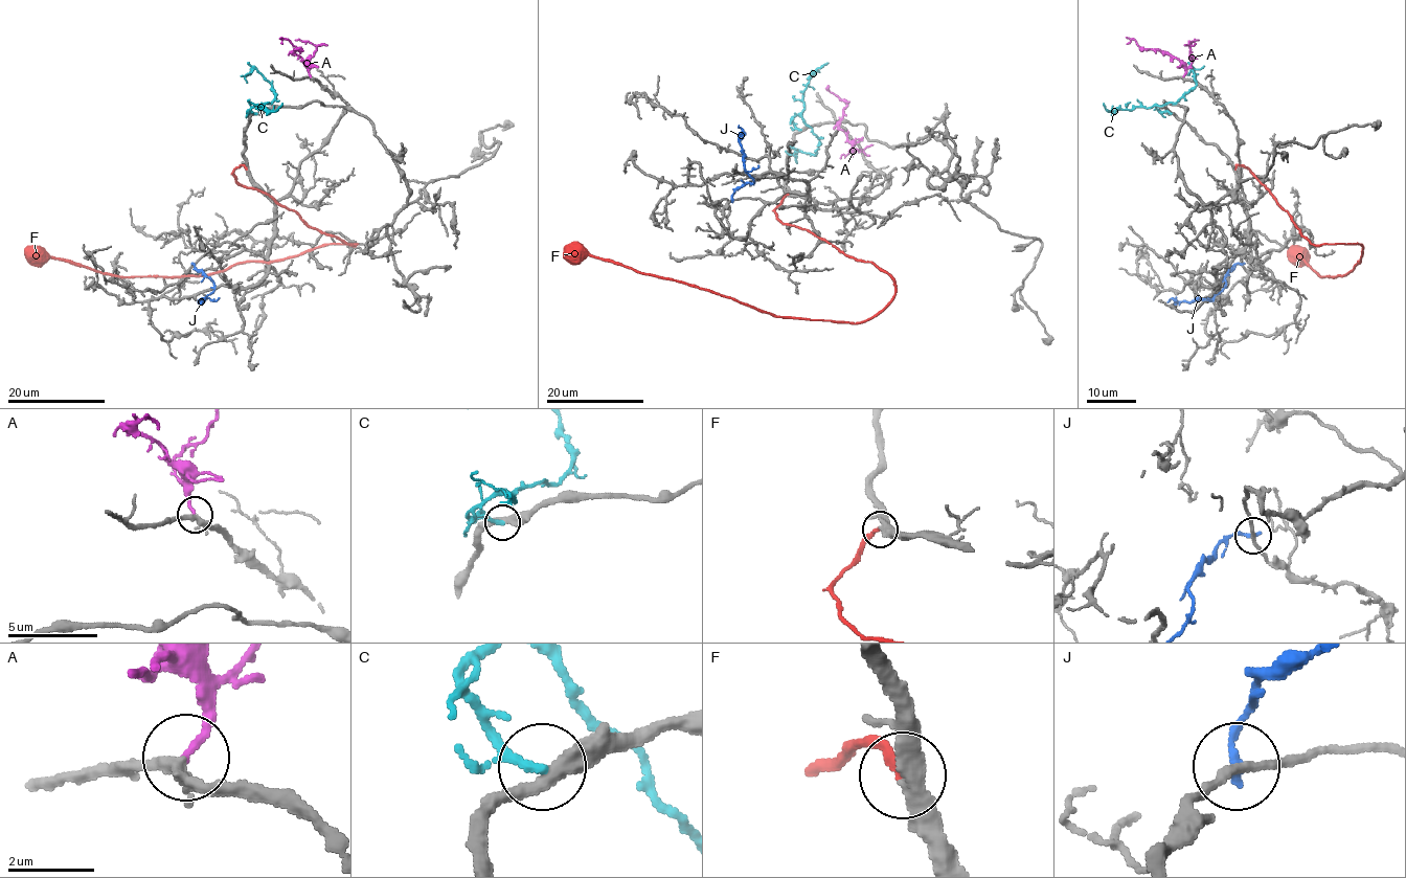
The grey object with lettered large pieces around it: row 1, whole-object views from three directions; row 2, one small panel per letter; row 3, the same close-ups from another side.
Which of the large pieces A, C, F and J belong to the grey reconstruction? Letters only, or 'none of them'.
A, F

